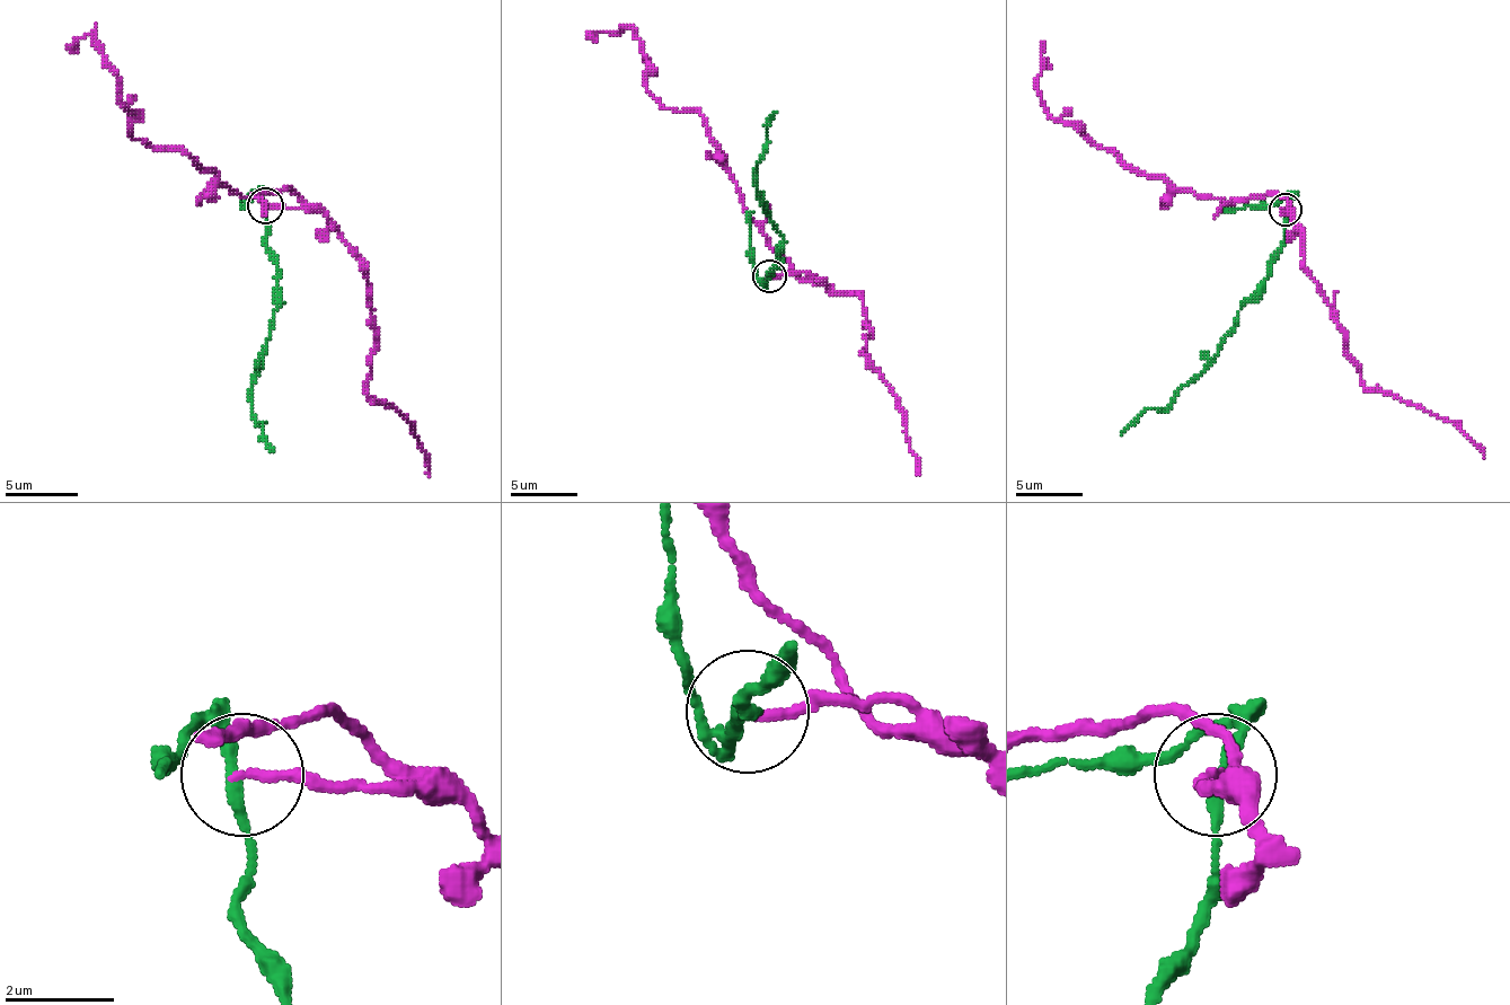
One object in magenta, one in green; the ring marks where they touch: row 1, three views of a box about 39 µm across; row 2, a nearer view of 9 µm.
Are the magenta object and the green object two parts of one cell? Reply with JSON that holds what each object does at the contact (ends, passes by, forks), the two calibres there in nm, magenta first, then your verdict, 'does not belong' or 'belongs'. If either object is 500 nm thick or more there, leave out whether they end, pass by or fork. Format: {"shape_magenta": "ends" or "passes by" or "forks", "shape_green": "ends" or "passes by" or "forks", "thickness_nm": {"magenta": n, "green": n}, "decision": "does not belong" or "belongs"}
{"shape_magenta": "ends", "shape_green": "passes by", "thickness_nm": {"magenta": 190, "green": 220}, "decision": "does not belong"}

